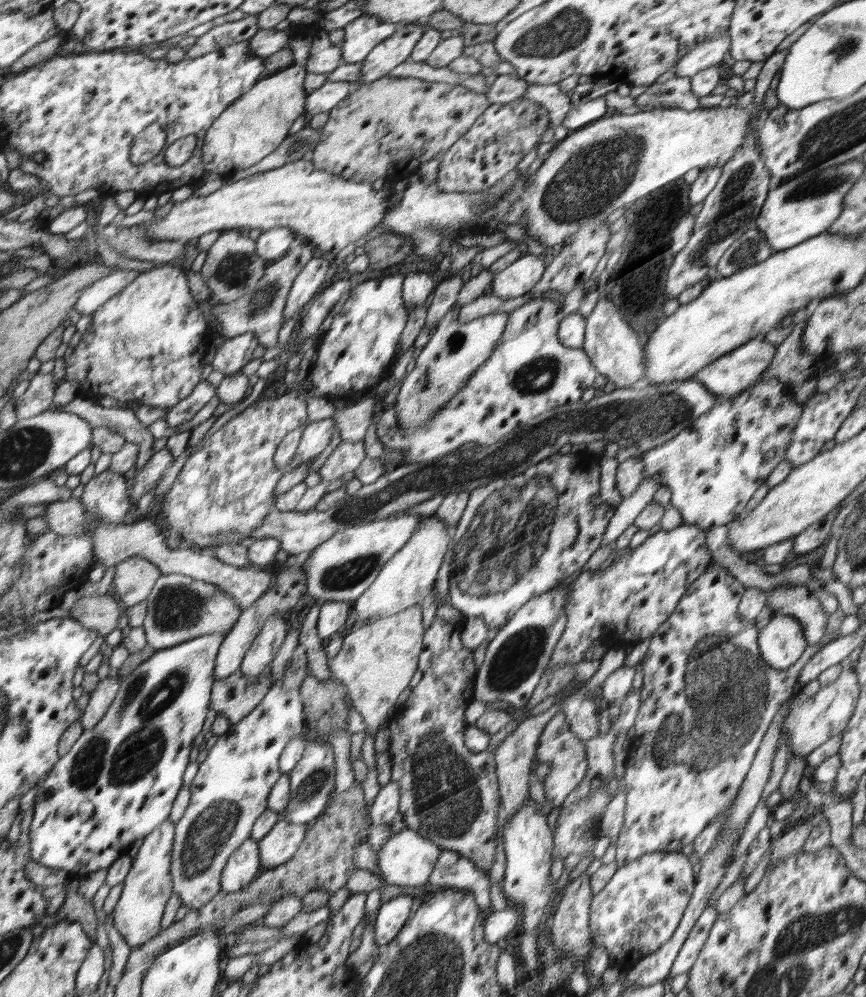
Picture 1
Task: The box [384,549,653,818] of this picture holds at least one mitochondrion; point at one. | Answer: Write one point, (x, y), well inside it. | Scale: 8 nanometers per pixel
(515, 662)

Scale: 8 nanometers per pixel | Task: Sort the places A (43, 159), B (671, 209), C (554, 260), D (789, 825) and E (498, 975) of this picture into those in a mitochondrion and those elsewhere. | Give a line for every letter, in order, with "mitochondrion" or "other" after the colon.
A: other
B: mitochondrion
C: other
D: other
E: other

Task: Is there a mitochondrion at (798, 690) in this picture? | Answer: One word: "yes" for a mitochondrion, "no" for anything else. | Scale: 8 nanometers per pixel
no

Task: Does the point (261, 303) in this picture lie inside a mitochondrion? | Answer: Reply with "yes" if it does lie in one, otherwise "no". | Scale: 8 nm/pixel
yes

